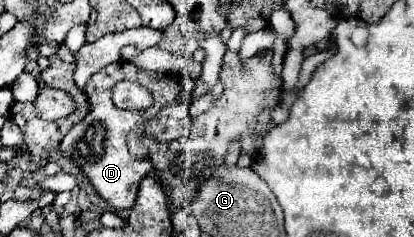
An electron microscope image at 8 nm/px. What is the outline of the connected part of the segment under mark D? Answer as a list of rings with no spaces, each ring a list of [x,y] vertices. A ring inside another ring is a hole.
[[[114,62],[114,64],[108,64],[106,68],[102,68],[100,72],[92,74],[92,78],[86,82],[84,90],[90,98],[92,112],[66,134],[66,142],[62,140],[58,144],[58,152],[62,156],[70,158],[84,172],[88,182],[94,186],[94,190],[110,206],[114,206],[116,210],[132,208],[132,204],[136,200],[138,184],[152,170],[152,162],[132,158],[132,154],[128,152],[128,146],[126,146],[126,136],[142,118],[154,118],[162,106],[170,104],[178,96],[180,86],[174,76],[140,70],[132,62]],[[120,80],[136,80],[140,86],[144,86],[146,90],[152,92],[154,102],[146,110],[146,114],[138,112],[138,110],[120,110],[112,104],[112,86]]]

